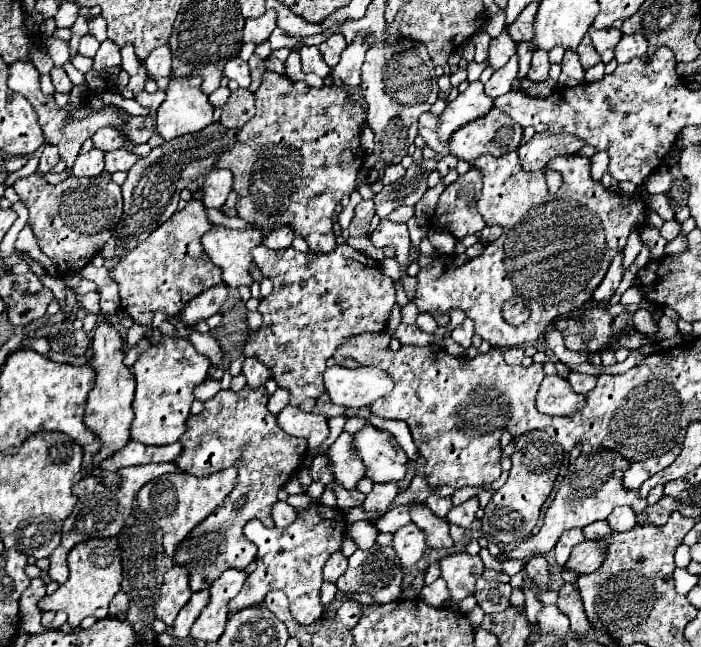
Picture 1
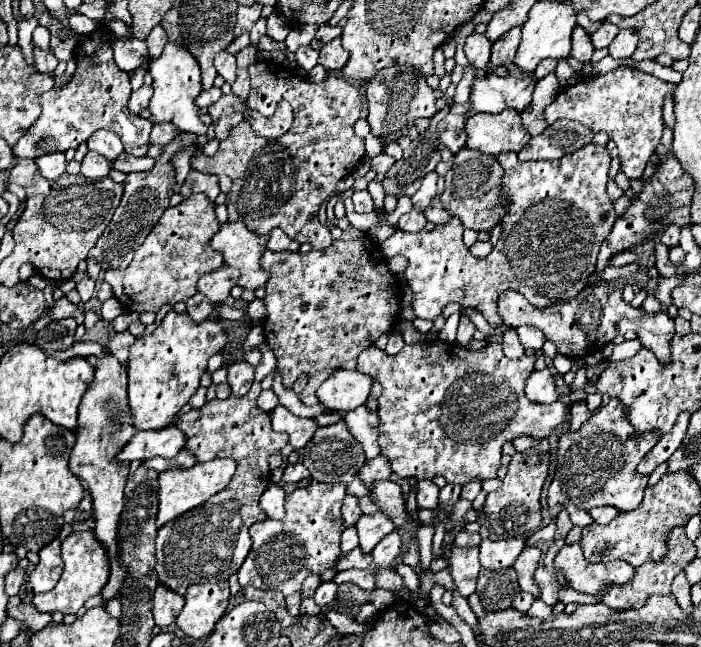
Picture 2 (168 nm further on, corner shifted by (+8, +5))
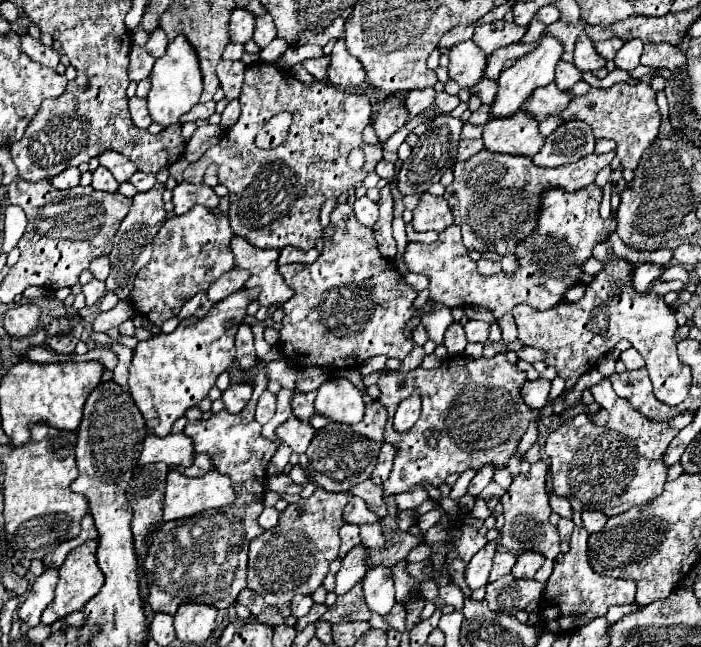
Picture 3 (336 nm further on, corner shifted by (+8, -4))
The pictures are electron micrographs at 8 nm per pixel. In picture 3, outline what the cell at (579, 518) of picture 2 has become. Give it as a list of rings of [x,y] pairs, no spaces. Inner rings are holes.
[[[550,496],[550,506],[552,512],[556,512],[560,518],[572,518],[572,508],[568,500],[564,500],[562,496]]]

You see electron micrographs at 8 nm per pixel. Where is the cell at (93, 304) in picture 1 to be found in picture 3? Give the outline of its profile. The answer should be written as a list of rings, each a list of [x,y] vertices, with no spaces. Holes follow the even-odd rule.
[[[92,278],[88,284],[82,286],[82,294],[86,296],[86,306],[92,306],[106,294],[106,286],[104,286],[104,282]]]

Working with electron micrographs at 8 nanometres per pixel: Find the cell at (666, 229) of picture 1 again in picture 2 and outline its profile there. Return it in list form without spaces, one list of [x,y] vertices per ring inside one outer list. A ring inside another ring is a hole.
[[[670,225],[664,233],[662,233],[662,239],[660,239],[668,249],[672,247],[678,247],[680,245],[680,229],[676,225]]]

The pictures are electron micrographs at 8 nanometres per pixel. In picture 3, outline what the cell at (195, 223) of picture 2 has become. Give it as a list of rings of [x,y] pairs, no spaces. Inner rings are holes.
[[[198,204],[184,216],[168,218],[154,236],[152,260],[138,272],[134,280],[130,306],[160,328],[168,318],[180,312],[186,300],[206,290],[216,278],[234,268],[234,256],[228,250],[232,236],[234,232],[230,228],[230,222],[218,208],[210,210]]]

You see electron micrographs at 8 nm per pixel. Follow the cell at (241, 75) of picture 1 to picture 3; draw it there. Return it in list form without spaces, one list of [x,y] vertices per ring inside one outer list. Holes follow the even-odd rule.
[[[220,60],[216,66],[216,76],[220,80],[220,86],[226,94],[228,100],[238,98],[240,90],[242,90],[242,80],[244,80],[244,70],[246,64],[240,62],[230,62],[230,60]]]

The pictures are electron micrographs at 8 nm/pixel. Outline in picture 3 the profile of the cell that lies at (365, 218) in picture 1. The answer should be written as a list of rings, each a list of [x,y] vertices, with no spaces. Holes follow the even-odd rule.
[[[366,196],[356,198],[354,212],[356,212],[356,218],[360,220],[360,224],[364,224],[368,228],[372,228],[376,224],[376,220],[378,220],[378,204],[368,200]]]

